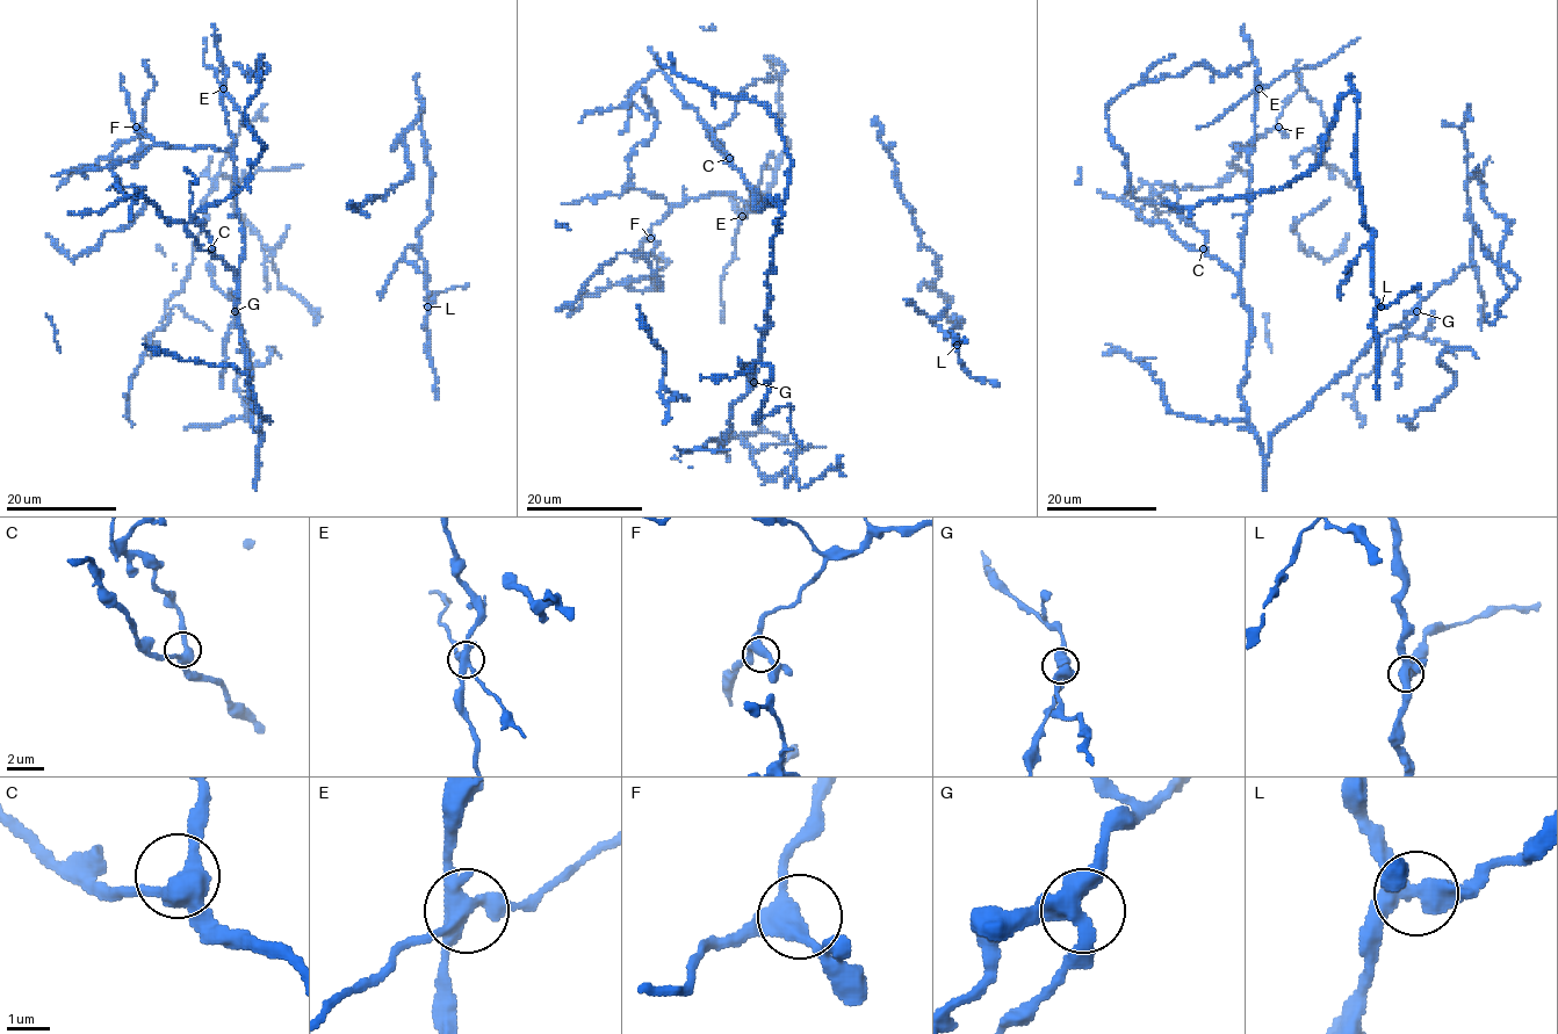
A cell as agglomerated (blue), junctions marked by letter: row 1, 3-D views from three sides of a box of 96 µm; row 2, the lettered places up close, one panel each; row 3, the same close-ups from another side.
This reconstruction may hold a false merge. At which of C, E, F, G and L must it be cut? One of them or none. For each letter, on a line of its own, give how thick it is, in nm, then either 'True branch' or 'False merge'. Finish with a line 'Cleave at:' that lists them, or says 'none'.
C: Thickness 400 nm. True branch
E: Thickness 380 nm. False merge
F: Thickness 360 nm. True branch
G: Thickness 400 nm. True branch
L: Thickness 440 nm. True branch
Cleave at: E

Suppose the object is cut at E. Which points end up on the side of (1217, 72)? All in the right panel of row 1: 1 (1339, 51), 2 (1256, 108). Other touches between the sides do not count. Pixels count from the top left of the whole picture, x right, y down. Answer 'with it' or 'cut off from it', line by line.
1: cut off from it
2: with it

